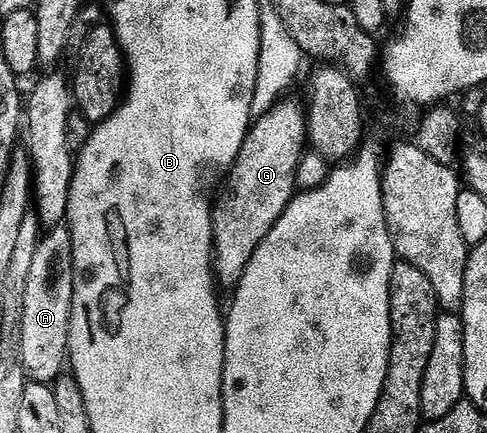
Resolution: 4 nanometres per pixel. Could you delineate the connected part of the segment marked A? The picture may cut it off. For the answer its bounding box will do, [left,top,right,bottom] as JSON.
[20,224,75,384]

